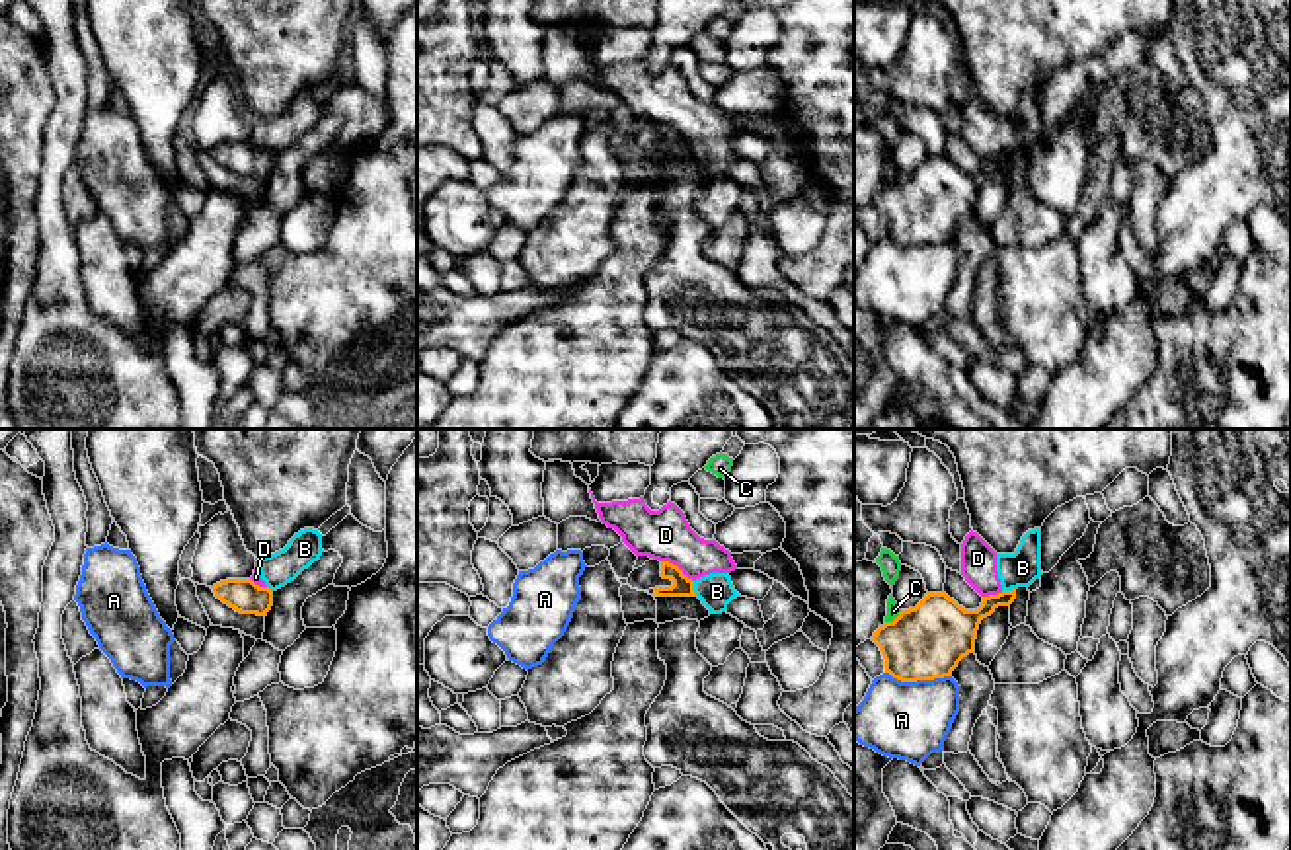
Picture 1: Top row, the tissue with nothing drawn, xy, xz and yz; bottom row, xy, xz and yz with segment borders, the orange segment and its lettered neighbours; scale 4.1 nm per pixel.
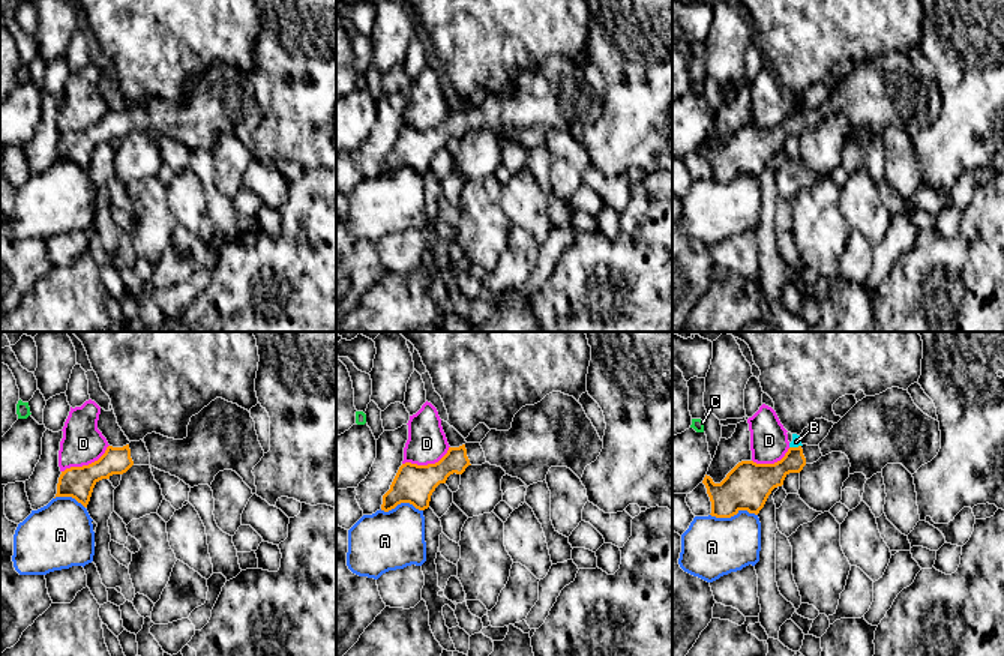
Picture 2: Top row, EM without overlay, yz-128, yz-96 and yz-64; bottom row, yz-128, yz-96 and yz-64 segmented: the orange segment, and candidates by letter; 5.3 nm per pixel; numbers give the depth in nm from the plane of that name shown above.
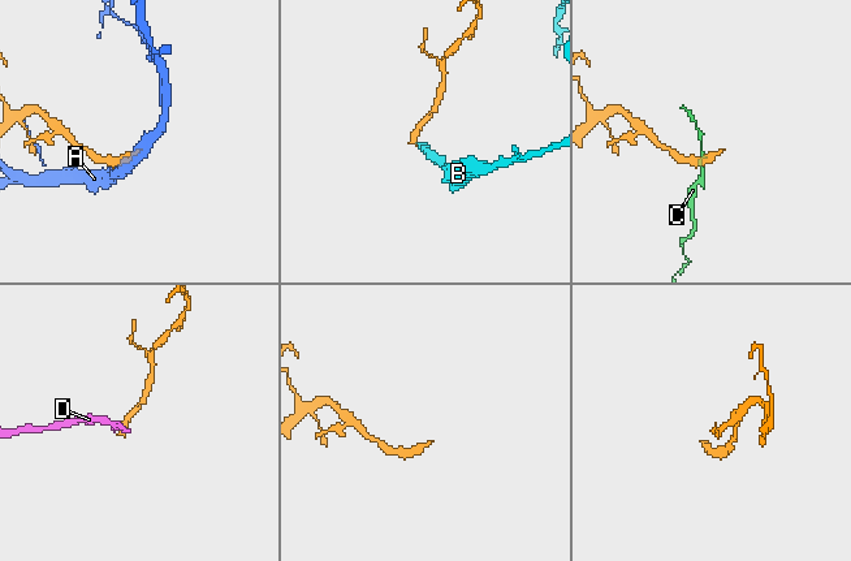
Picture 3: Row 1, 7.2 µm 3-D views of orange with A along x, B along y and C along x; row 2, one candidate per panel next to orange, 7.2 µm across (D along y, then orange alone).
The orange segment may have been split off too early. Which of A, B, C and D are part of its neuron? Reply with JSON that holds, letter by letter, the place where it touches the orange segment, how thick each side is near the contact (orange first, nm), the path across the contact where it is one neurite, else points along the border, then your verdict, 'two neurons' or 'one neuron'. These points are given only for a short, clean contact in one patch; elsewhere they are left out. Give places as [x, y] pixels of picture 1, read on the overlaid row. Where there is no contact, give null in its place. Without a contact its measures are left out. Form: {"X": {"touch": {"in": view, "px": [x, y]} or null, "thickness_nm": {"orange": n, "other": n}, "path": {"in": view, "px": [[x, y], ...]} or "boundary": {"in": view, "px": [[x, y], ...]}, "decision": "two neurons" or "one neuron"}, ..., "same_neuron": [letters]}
{"A": {"touch": {"in": "yz", "px": [917, 679]}, "thickness_nm": {"orange": 300, "other": 320}, "decision": "two neurons"}, "B": {"touch": {"in": "xz", "px": [693, 589]}, "thickness_nm": {"orange": 80, "other": 150}, "boundary": {"in": "xz", "px": [[693, 581], [697, 595]]}, "decision": "two neurons"}, "C": {"touch": {"in": "yz", "px": [896, 618]}, "thickness_nm": {"orange": 300, "other": 50}, "decision": "two neurons"}, "D": {"touch": {"in": "xz", "px": [675, 566]}, "thickness_nm": {"orange": 80, "other": 220}, "boundary": {"in": "xz", "px": [[662, 560], [677, 566], [693, 581]]}, "decision": "two neurons"}, "same_neuron": []}

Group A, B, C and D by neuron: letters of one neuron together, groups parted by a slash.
A / B D / C

